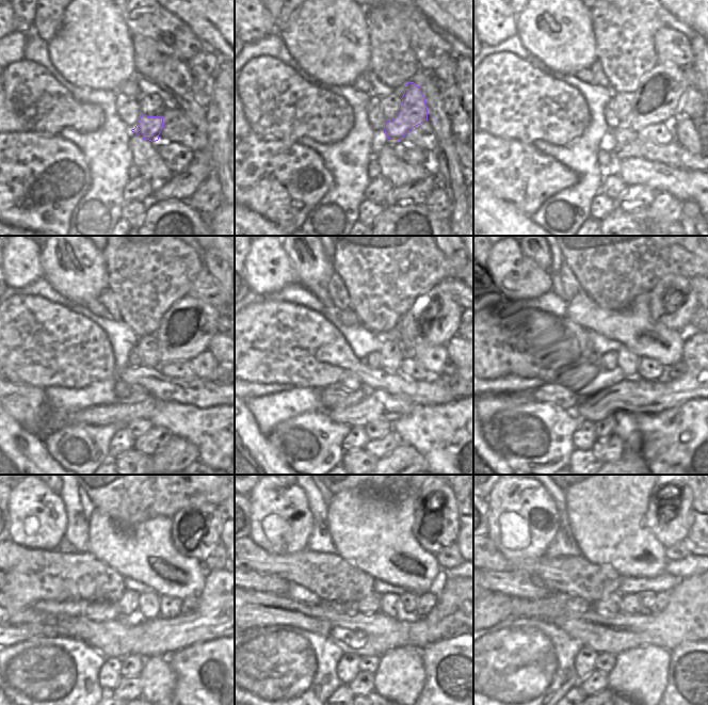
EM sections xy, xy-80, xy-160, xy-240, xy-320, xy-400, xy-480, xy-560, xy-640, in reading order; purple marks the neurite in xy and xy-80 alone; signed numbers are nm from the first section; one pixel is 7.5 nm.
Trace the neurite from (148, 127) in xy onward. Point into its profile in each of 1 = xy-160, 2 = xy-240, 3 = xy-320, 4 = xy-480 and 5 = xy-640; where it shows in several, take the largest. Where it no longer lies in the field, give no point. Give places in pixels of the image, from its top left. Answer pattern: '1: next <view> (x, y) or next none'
1: next xy-160 (659, 94)
2: next xy-240 (186, 330)
3: next xy-320 (432, 320)
4: next xy-480 (195, 528)
5: next xy-640 (669, 516)

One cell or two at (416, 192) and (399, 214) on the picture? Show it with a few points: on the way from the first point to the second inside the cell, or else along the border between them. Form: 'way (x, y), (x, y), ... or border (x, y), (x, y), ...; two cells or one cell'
border (422, 203), (385, 206); two cells

